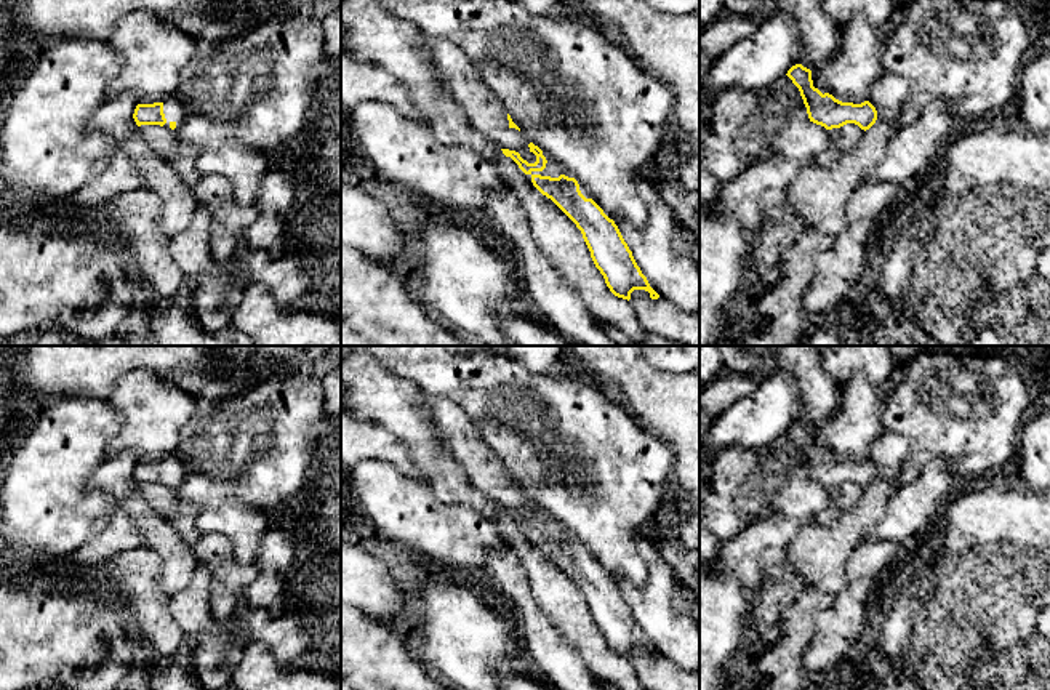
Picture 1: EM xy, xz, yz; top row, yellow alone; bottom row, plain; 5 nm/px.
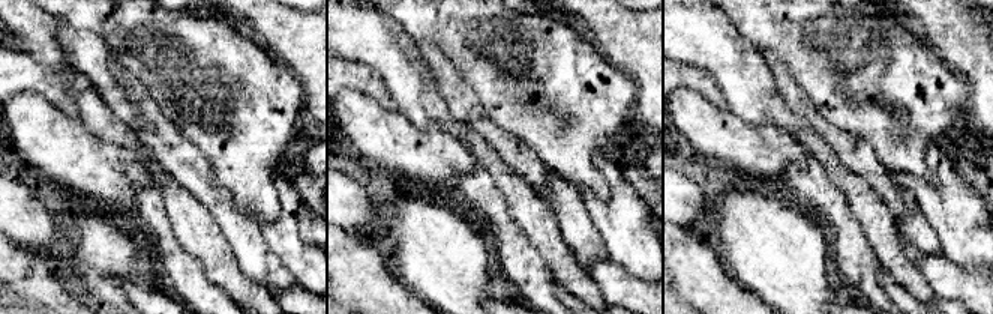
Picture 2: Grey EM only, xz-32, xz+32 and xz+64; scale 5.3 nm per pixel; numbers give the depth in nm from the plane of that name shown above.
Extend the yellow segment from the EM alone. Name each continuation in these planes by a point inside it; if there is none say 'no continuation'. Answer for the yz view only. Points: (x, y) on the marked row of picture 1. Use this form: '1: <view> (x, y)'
no continuation

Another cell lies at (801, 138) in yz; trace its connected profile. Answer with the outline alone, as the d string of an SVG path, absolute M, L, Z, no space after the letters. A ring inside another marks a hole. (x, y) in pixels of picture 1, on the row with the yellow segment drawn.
M784 75L765 90L728 90L714 102L704 134L704 166L723 184L754 160L776 154L813 158L837 141L839 136L808 118L799 88Z

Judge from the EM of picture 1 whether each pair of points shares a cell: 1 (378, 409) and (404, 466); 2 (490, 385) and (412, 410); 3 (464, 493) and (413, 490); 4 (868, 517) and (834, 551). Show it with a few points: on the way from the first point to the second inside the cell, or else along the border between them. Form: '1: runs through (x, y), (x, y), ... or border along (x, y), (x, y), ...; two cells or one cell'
1: border along (357, 418), (386, 428), (404, 445), (412, 460); two cells
2: border along (389, 369), (412, 380), (421, 389); two cells
3: border along (423, 482), (440, 500), (469, 506); two cells
4: runs through (860, 525), (842, 543); one cell

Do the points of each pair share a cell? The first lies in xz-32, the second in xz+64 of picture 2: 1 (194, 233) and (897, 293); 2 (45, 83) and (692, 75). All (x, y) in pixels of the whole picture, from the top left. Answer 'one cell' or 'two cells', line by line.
1: two cells
2: one cell

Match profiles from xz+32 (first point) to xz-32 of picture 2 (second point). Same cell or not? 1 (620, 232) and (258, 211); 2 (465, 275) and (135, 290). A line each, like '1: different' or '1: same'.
1: different
2: different

